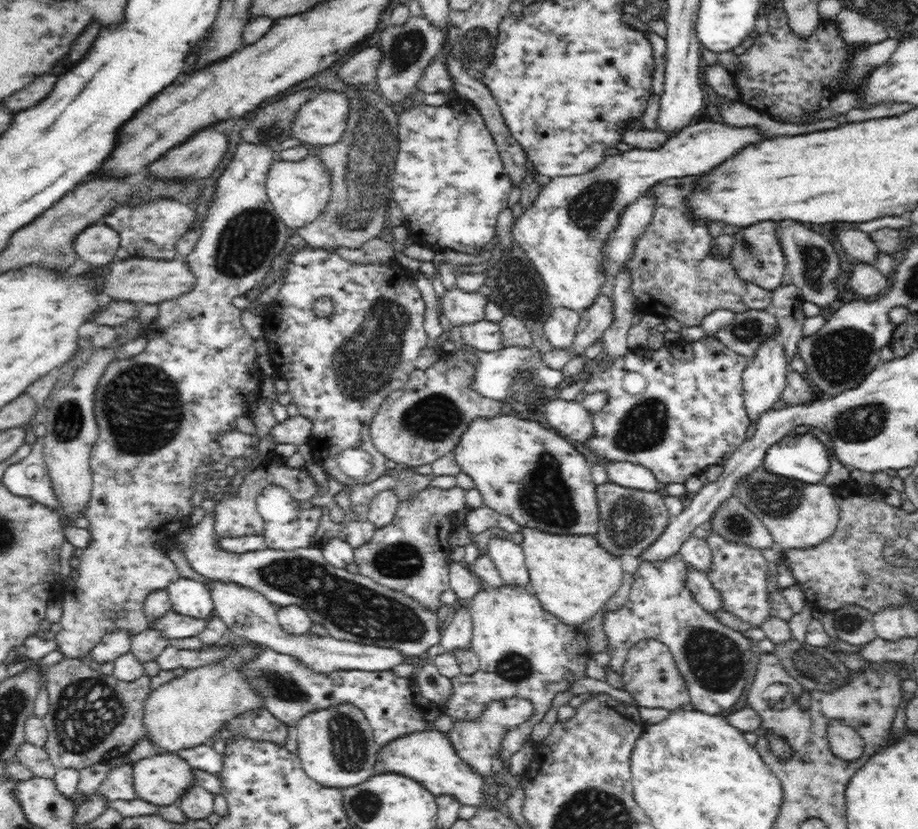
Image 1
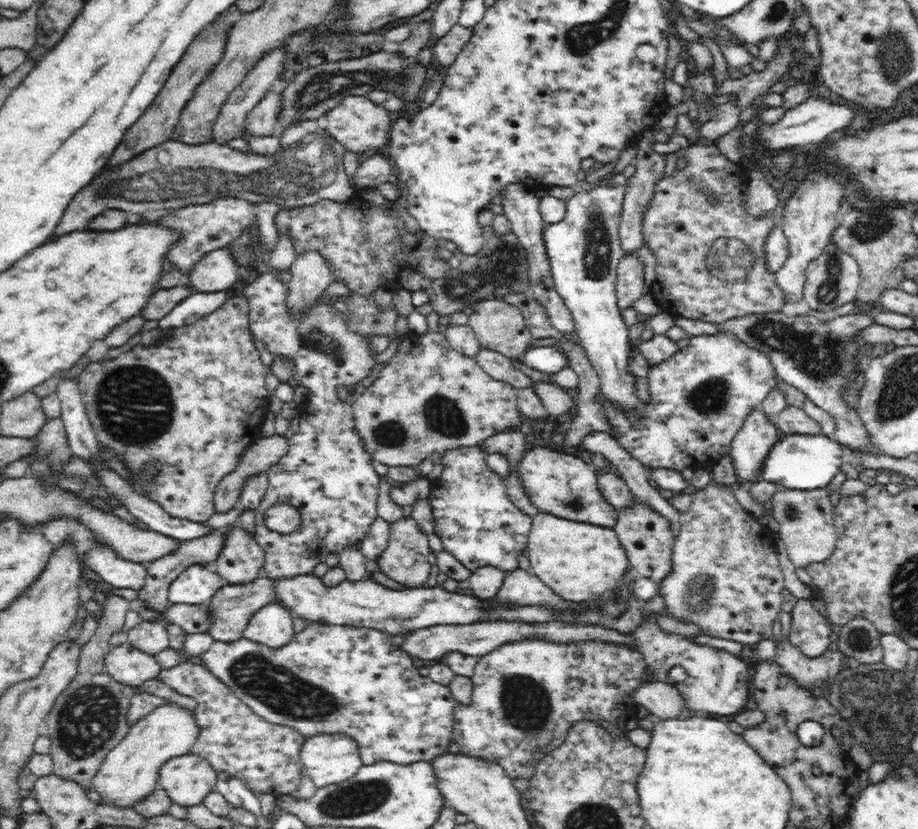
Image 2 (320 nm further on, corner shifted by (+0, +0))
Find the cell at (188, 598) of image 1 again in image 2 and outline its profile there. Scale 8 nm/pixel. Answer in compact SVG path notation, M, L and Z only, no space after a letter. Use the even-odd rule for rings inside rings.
M193 565L170 584L167 597L173 605L203 605L225 585L211 566Z

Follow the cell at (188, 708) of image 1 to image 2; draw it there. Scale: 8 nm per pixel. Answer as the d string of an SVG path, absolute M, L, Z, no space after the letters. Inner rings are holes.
M175 703L161 704L131 725L129 733L108 751L92 784L98 798L106 805L120 809L132 809L159 786L162 765L171 758L190 752L199 738L199 725L194 711L186 710Z

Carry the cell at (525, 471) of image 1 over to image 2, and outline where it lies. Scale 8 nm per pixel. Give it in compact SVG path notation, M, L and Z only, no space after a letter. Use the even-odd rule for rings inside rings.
M538 446L524 454L518 463L518 472L527 495L540 513L554 514L574 522L588 522L606 529L615 525L617 510L602 496L595 469L579 457Z

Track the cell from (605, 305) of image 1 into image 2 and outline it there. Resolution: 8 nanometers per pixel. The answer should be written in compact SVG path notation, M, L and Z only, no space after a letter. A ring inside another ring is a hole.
M635 252L625 253L616 266L617 303L621 309L632 306L646 291L644 283L644 263Z

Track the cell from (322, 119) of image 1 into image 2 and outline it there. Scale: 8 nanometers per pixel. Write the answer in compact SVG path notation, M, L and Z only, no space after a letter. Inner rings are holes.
M348 96L326 114L326 133L346 150L363 153L366 150L380 150L388 143L388 130L392 128L393 114L382 106L371 102L366 96Z

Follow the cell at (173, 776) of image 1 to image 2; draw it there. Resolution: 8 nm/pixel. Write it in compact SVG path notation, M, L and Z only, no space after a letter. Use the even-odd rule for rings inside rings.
M188 753L165 762L158 783L172 803L193 807L202 805L204 797L215 790L217 772L205 758Z

